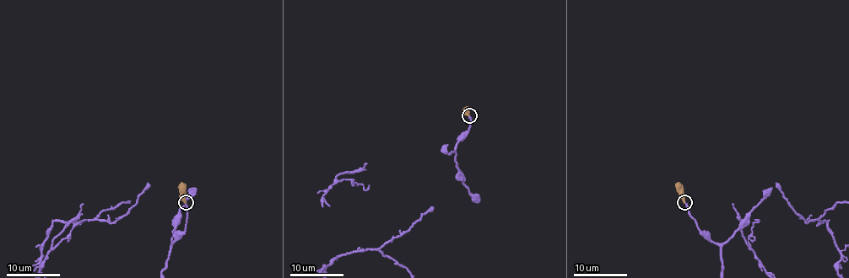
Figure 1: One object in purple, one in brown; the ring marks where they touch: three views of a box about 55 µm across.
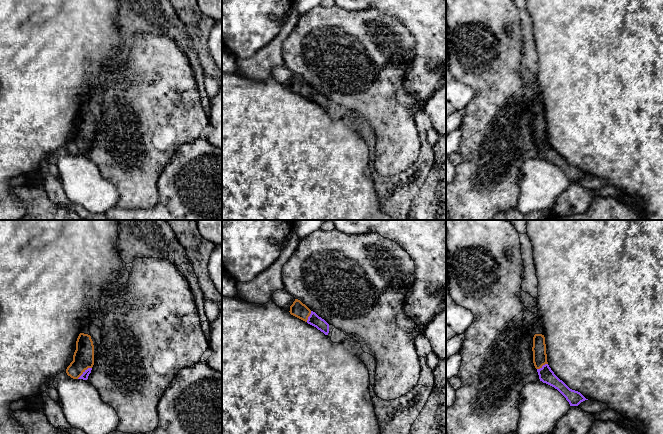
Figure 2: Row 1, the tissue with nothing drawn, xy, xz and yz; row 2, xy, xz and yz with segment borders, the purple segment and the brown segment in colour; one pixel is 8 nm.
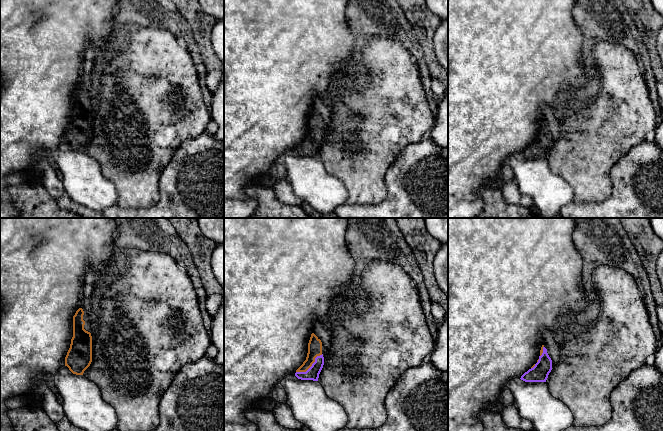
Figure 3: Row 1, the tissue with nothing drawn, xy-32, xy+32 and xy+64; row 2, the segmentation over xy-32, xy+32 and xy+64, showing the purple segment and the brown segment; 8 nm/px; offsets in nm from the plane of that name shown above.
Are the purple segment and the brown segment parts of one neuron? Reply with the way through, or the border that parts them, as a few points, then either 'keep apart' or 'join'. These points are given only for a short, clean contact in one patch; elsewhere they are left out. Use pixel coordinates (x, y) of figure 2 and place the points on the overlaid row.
runs through xy (84, 376), (85, 371), (83, 358); join

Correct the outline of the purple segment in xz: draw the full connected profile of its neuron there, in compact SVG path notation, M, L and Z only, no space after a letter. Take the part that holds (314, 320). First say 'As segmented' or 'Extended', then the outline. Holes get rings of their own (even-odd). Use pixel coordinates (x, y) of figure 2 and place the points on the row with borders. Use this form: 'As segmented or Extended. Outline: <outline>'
Extended. Outline: M295 299L293 304L290 306L289 312L291 315L307 322L308 324L323 332L325 335L328 335L329 324L324 319L319 317L315 312L311 311L300 300Z

